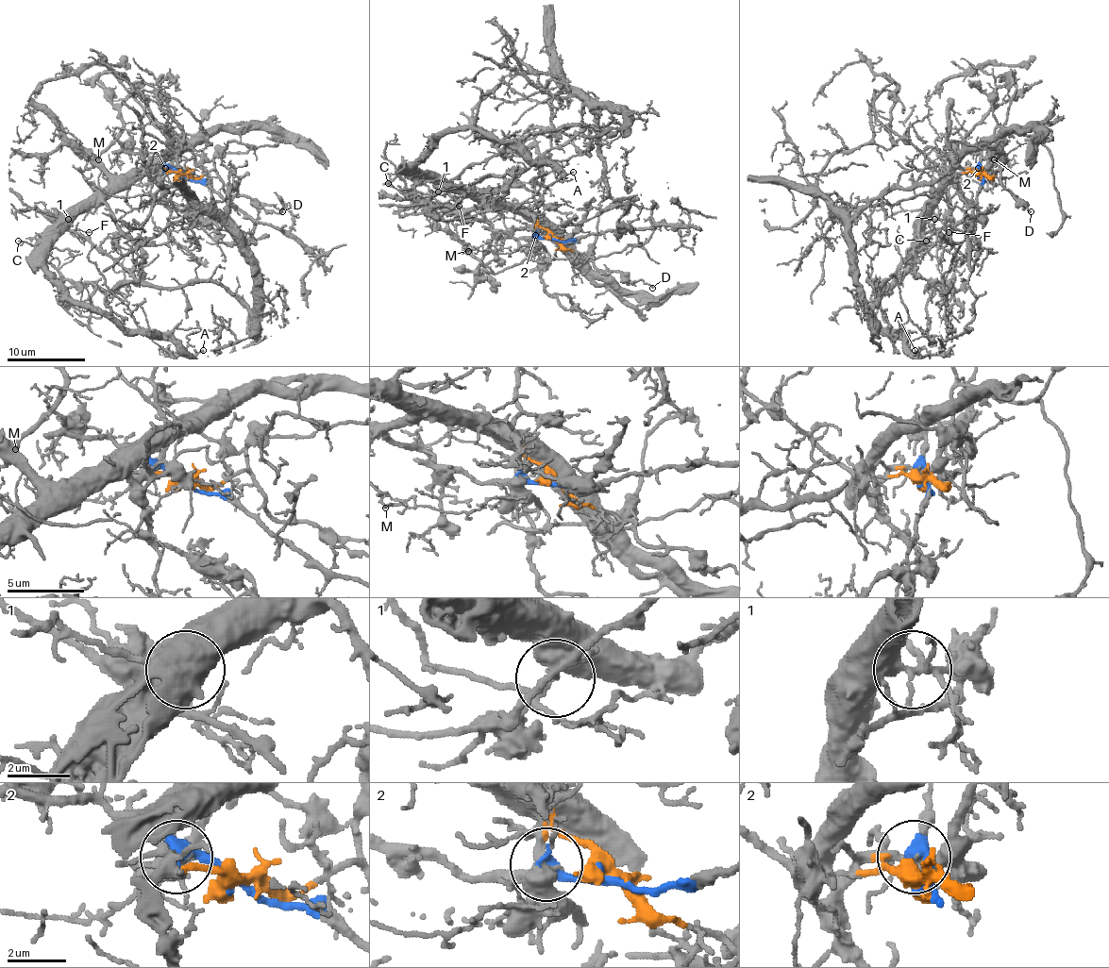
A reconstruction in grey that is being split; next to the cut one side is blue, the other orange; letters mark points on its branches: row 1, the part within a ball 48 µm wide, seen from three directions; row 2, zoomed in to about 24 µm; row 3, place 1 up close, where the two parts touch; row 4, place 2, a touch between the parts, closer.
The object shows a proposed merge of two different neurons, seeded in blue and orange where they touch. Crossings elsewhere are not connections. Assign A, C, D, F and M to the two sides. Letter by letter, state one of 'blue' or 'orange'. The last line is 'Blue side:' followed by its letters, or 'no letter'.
A: orange
C: orange
D: orange
F: orange
M: orange
Blue side: no letter

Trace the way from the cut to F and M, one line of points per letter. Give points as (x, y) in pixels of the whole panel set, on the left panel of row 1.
F: (183, 176), (176, 172), (117, 176), (64, 221), (68, 226), (90, 233)
M: (183, 176), (165, 168), (136, 186), (113, 182), (97, 164), (97, 158)

